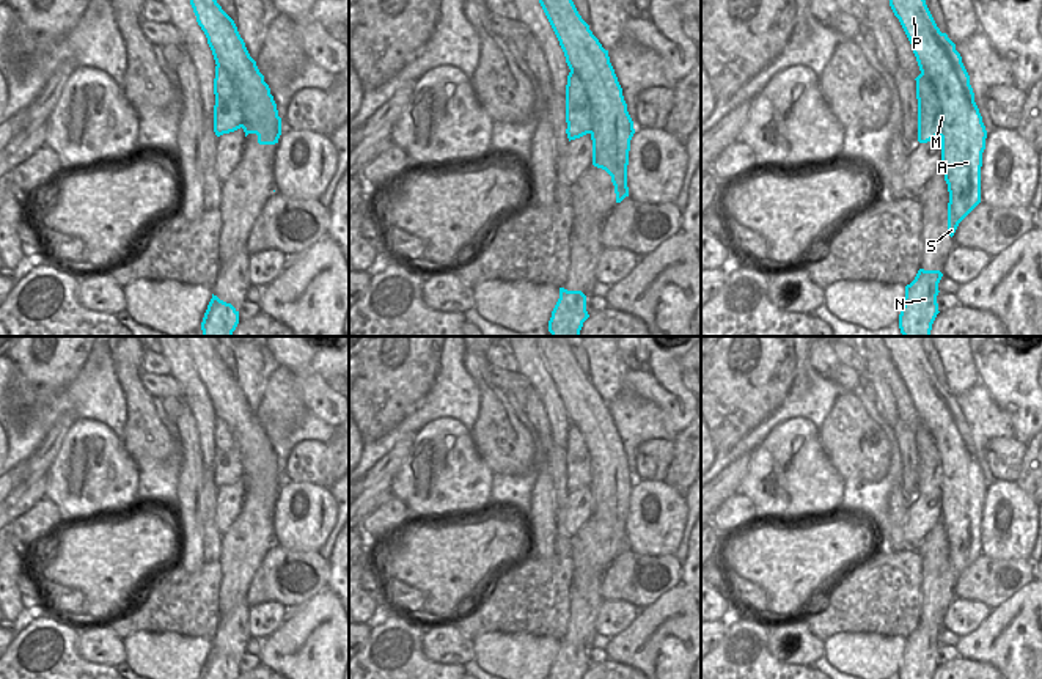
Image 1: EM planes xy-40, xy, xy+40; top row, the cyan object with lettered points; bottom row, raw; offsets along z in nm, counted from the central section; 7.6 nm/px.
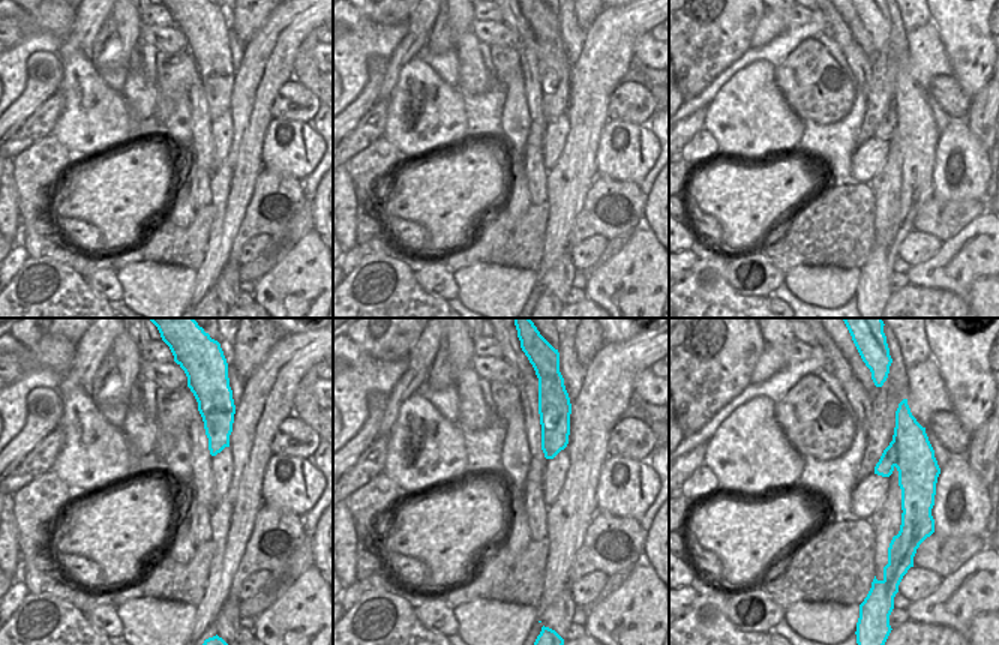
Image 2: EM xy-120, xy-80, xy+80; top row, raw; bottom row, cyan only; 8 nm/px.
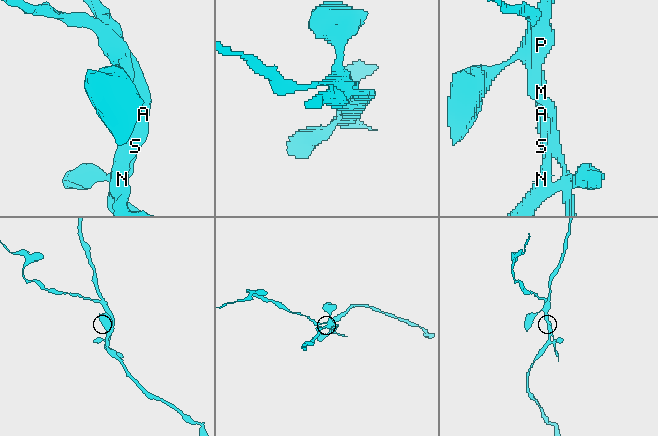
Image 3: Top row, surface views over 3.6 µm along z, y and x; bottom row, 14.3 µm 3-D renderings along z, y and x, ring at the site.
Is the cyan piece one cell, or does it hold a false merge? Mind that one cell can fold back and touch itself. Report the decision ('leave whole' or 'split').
split

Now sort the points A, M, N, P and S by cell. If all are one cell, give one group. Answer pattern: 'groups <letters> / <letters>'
groups A N P S / M

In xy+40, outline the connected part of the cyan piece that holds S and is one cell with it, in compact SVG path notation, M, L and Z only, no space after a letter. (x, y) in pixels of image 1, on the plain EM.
M882 336L890 358L899 371L916 409L919 423L935 437L943 462L941 522L948 536L948 585L952 589L959 575L981 555L981 519L987 483L974 454L970 428L956 396L937 379L926 352L923 336Z

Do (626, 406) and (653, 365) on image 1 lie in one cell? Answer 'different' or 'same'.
different

